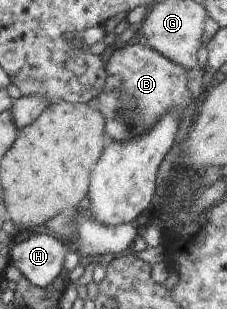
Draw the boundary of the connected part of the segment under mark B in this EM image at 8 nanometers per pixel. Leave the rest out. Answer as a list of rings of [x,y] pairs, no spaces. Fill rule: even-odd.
[[[141,44],[126,45],[122,49],[116,49],[112,57],[105,64],[107,81],[105,87],[98,95],[98,110],[105,118],[105,133],[116,142],[127,141],[140,134],[146,134],[152,128],[164,112],[170,108],[176,108],[180,115],[187,105],[191,103],[191,94],[187,87],[187,73],[180,65],[169,61],[154,49],[148,49]]]

